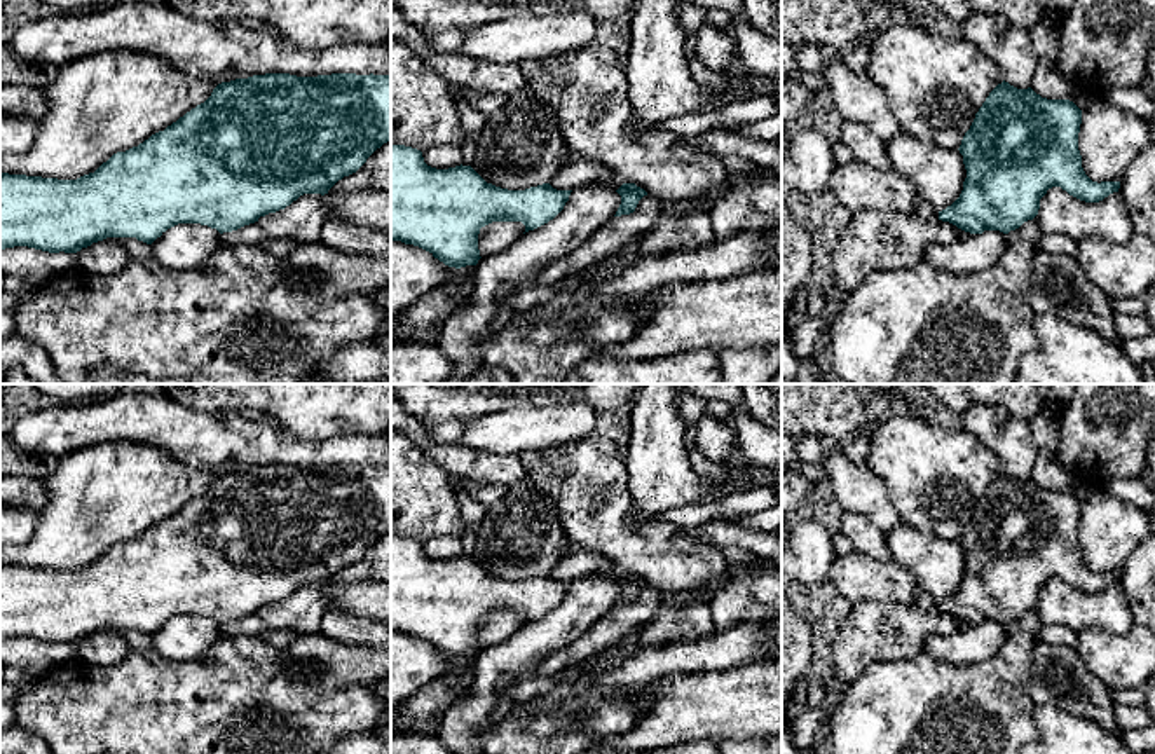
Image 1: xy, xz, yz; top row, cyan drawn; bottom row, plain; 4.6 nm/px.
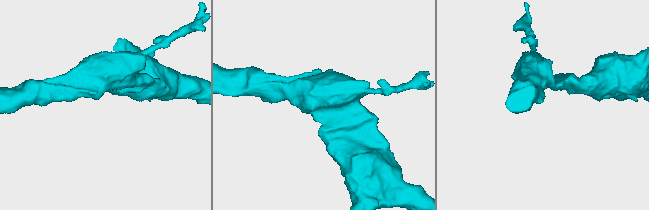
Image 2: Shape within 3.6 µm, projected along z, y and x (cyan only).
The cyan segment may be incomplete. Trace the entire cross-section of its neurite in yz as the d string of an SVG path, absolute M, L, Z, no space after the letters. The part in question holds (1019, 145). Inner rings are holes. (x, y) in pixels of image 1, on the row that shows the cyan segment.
M1005 80L998 84L961 140L958 150L967 178L960 197L939 211L939 220L970 234L1008 234L1038 215L1040 199L1052 187L1085 202L1099 202L1118 192L1120 182L1097 183L1085 175L1078 150L1080 124L1082 110L1070 99L1047 99L1031 87L1017 89Z

